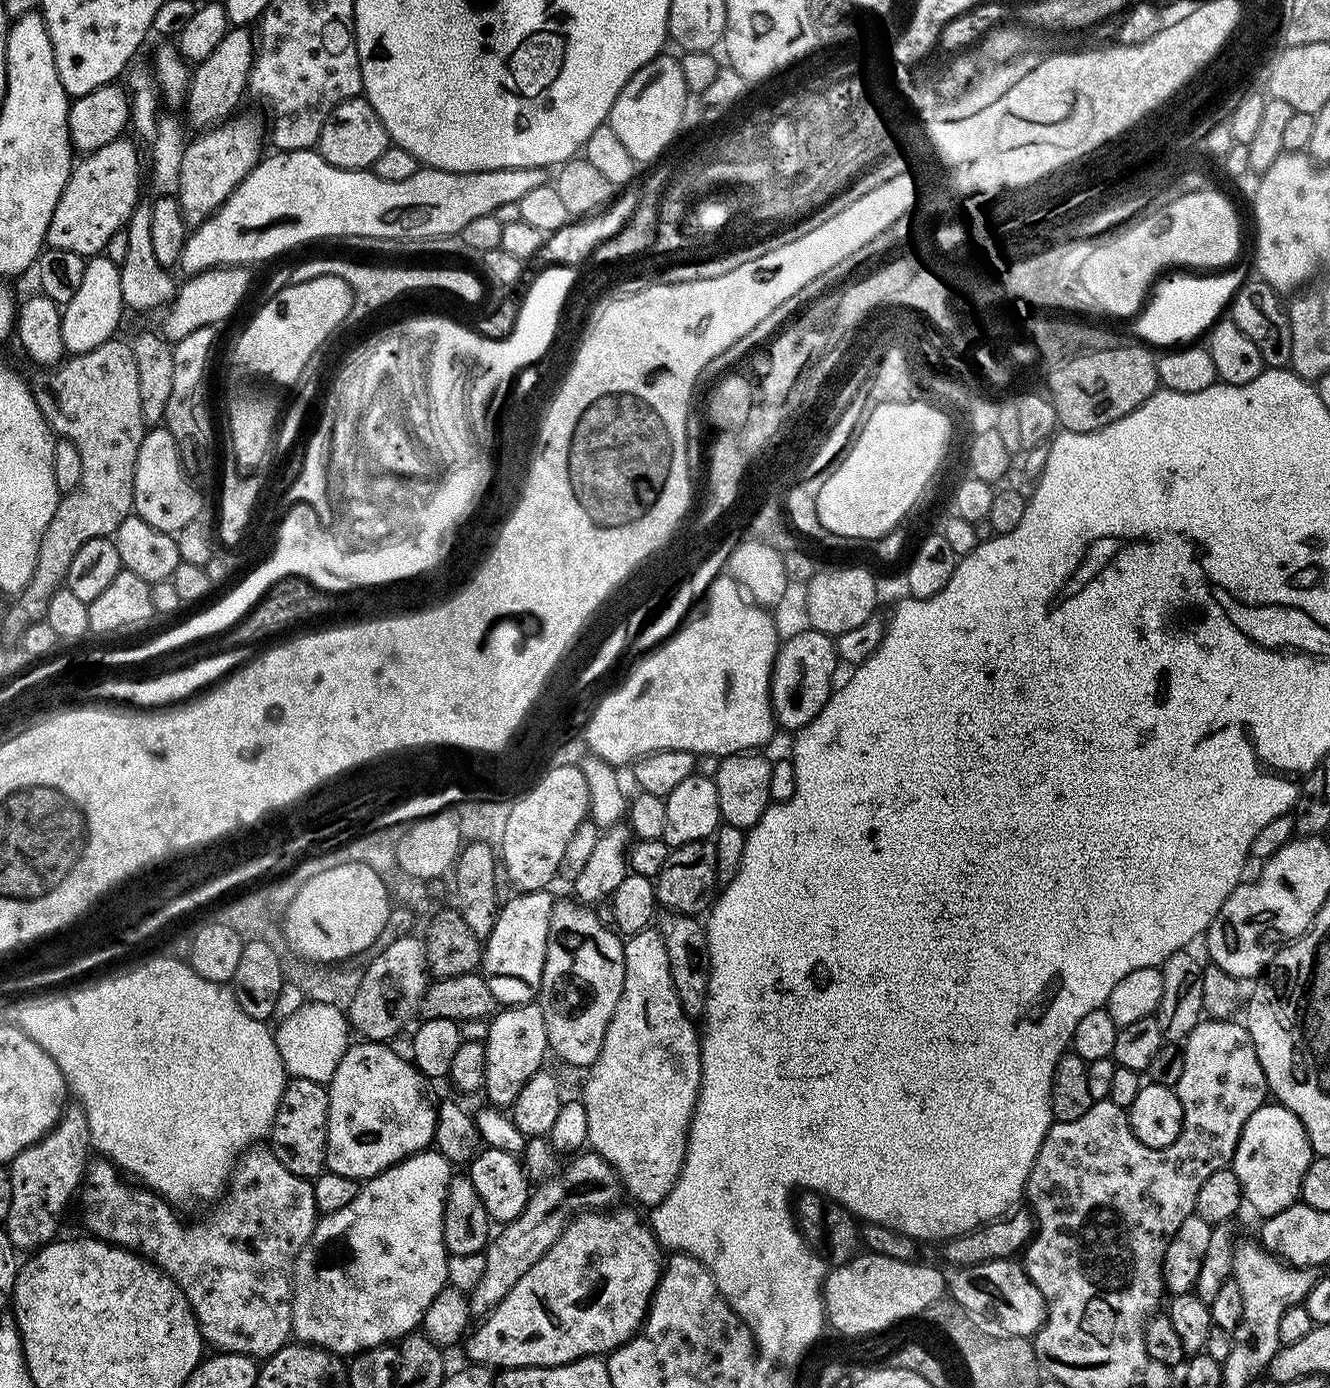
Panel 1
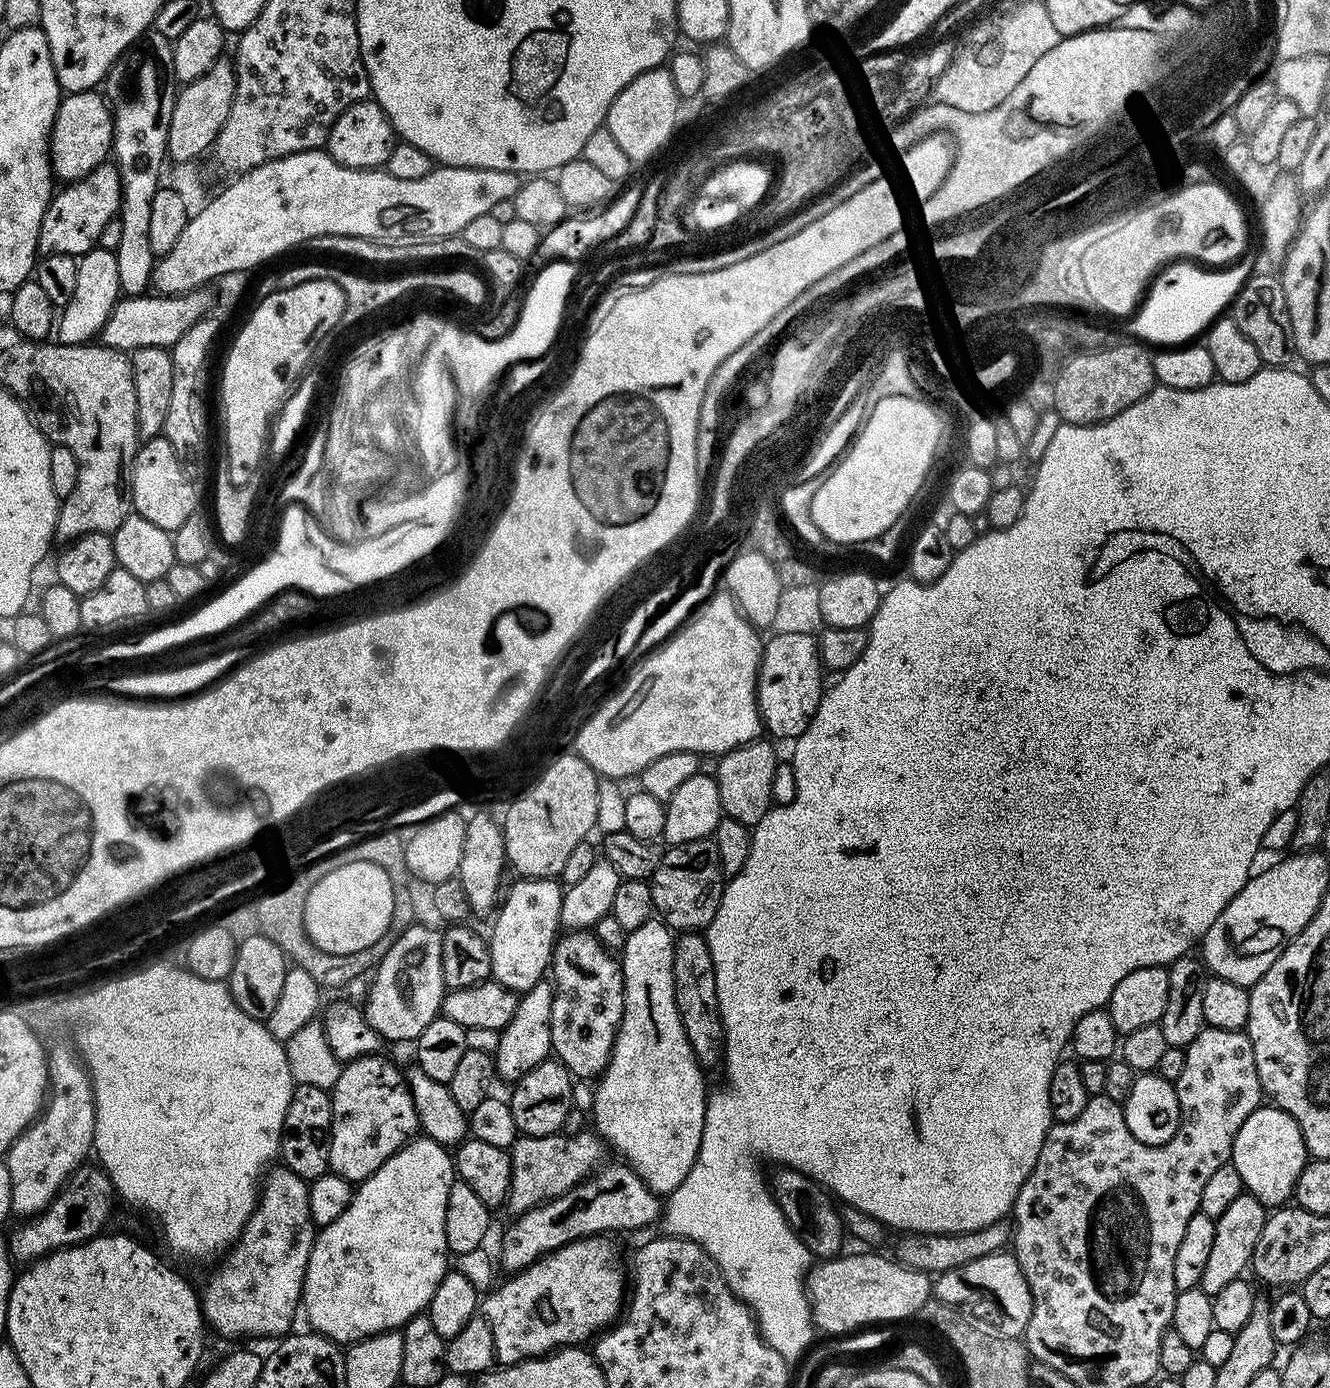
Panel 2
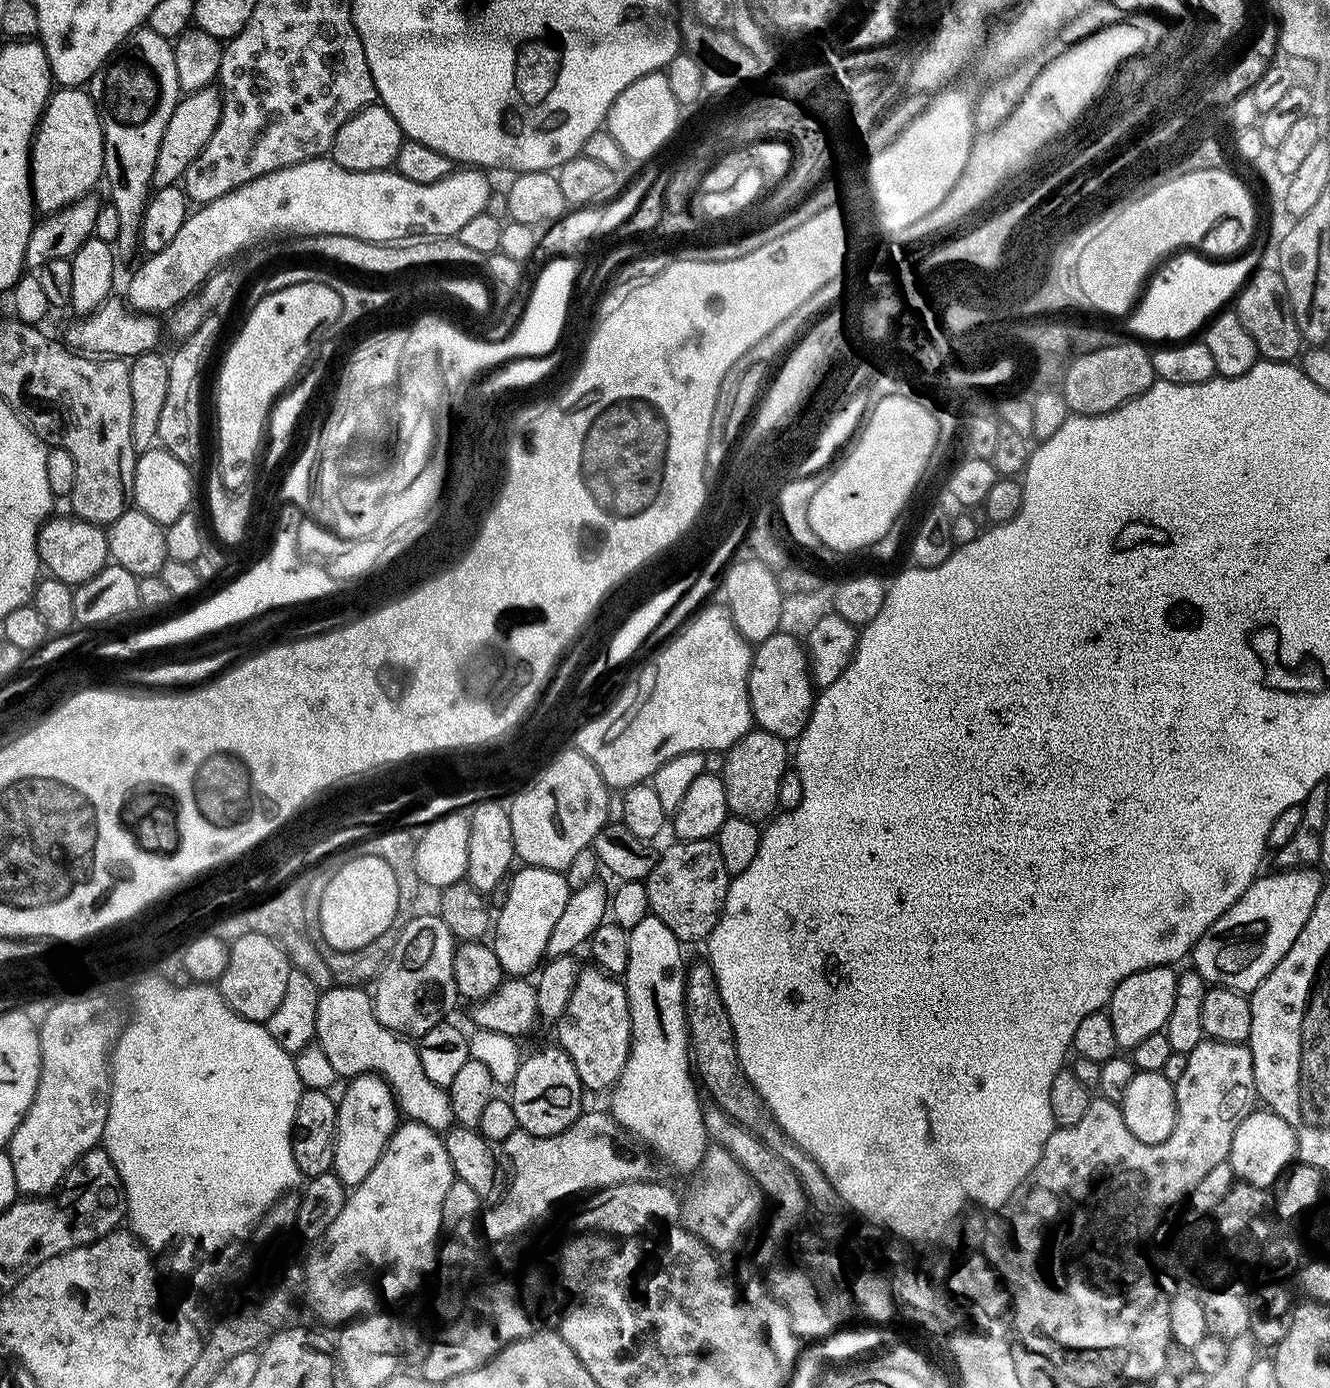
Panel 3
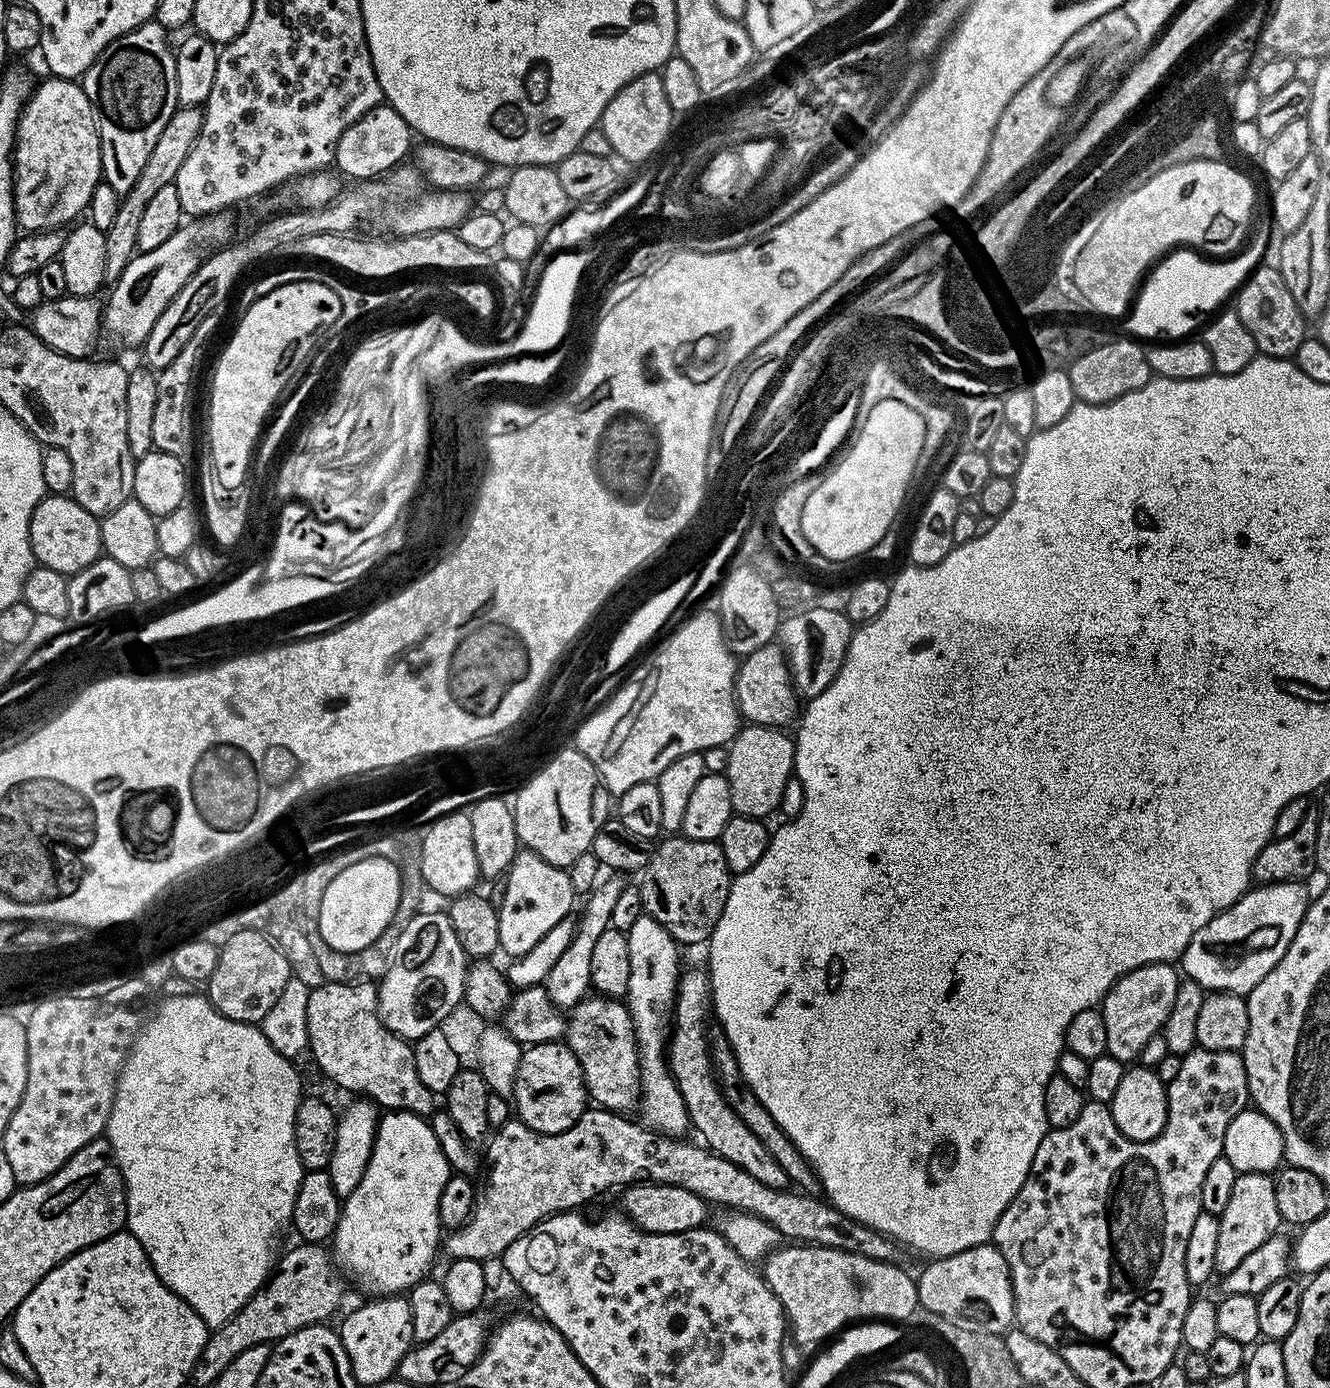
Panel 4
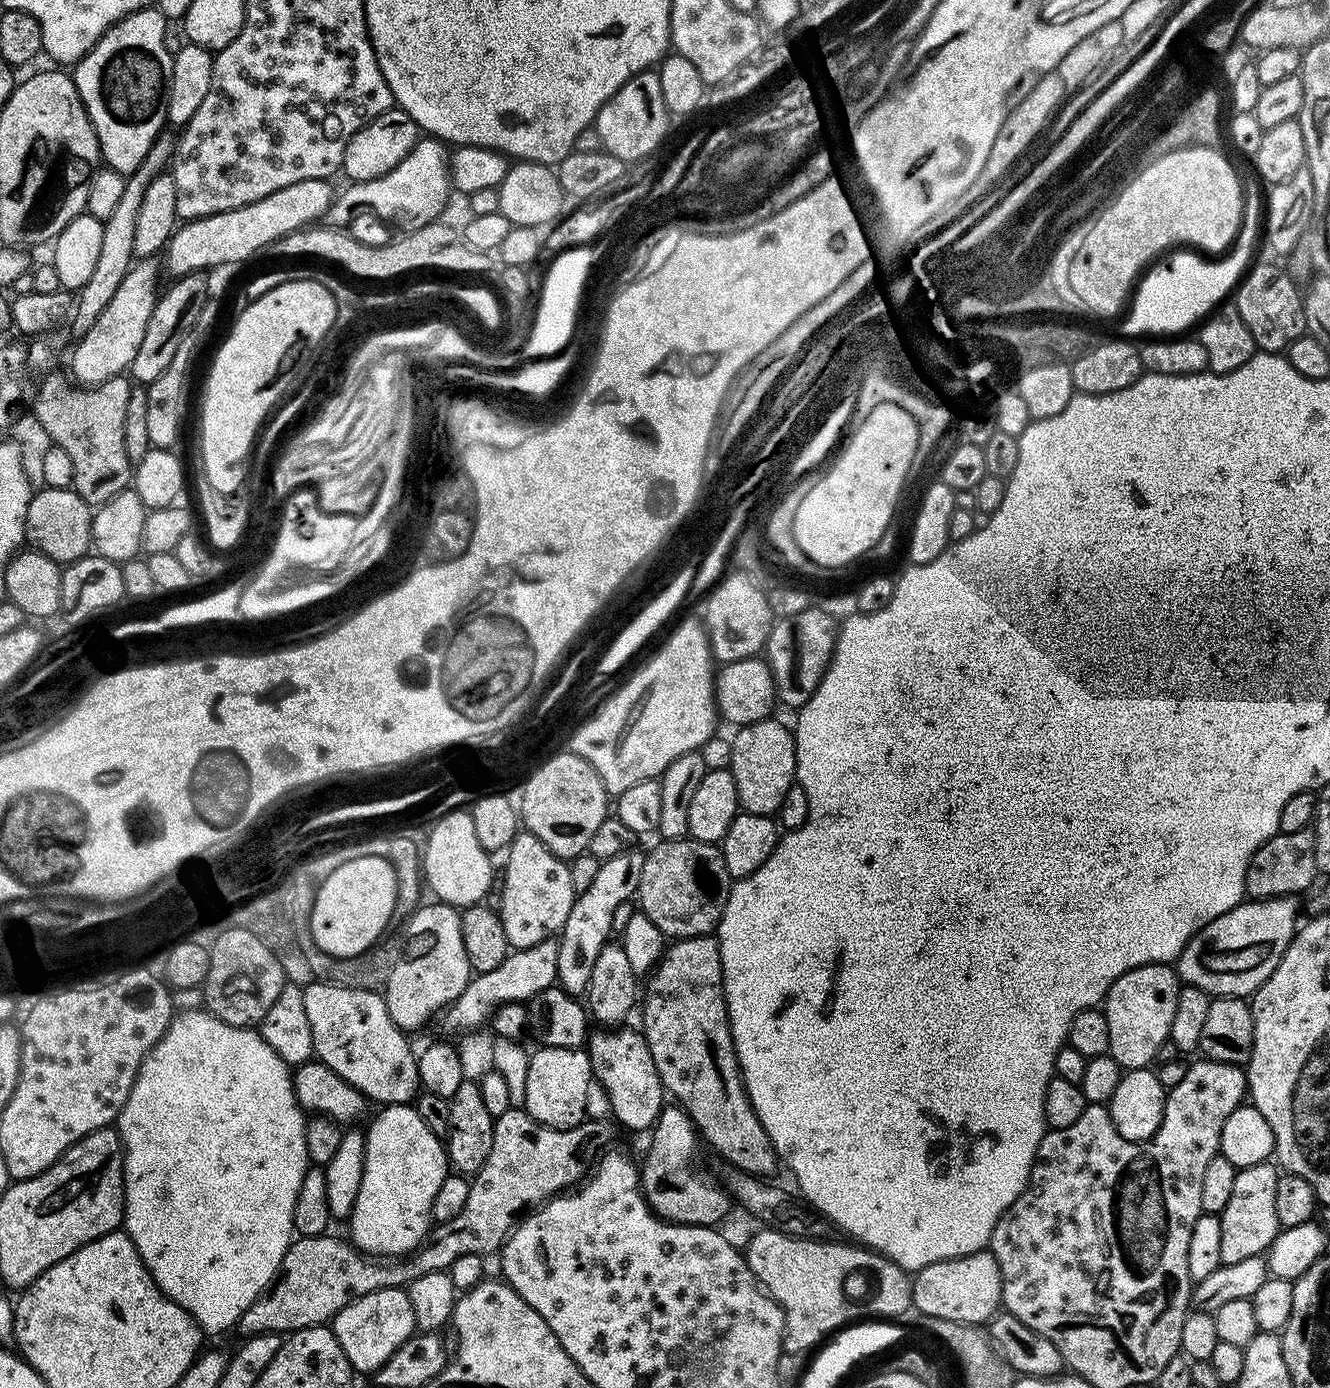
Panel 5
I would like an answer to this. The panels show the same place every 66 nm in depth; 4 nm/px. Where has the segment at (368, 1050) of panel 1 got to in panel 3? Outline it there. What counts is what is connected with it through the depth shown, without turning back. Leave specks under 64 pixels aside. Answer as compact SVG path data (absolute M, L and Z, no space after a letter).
M371 1074L354 1076L347 1081L344 1093L338 1096L336 1106L336 1141L332 1171L351 1190L360 1184L374 1170L378 1158L384 1153L388 1140L398 1127L398 1109L392 1096L392 1089L385 1080Z

